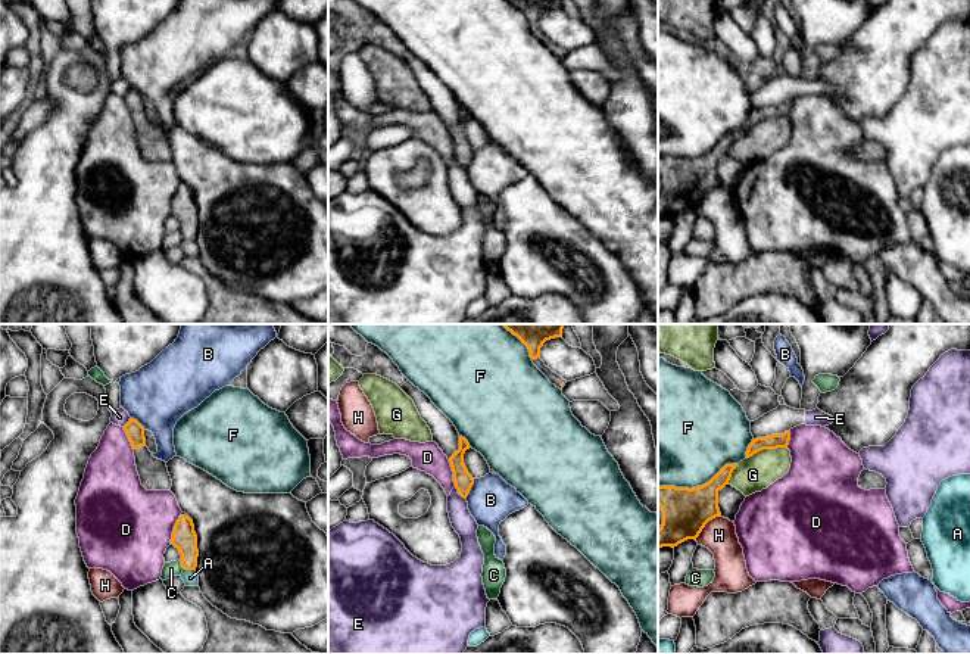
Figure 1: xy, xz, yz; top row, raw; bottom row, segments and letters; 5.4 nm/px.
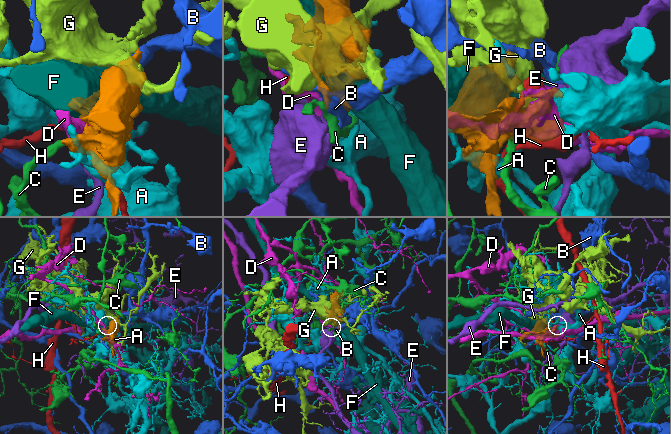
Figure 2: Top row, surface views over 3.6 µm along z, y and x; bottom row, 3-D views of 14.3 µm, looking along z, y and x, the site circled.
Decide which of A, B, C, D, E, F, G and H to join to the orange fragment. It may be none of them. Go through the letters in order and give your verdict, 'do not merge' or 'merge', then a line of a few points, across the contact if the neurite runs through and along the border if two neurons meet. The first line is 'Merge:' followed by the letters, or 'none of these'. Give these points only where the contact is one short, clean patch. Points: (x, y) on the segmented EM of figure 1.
Merge: none of these
A: do not merge
B: do not merge; line xz (474, 479), (465, 498)
C: do not merge; line xy (178, 560), (184, 569)
D: do not merge
E: do not merge; line xz (455, 486), (464, 498)
F: do not merge
G: do not merge
H: do not merge

